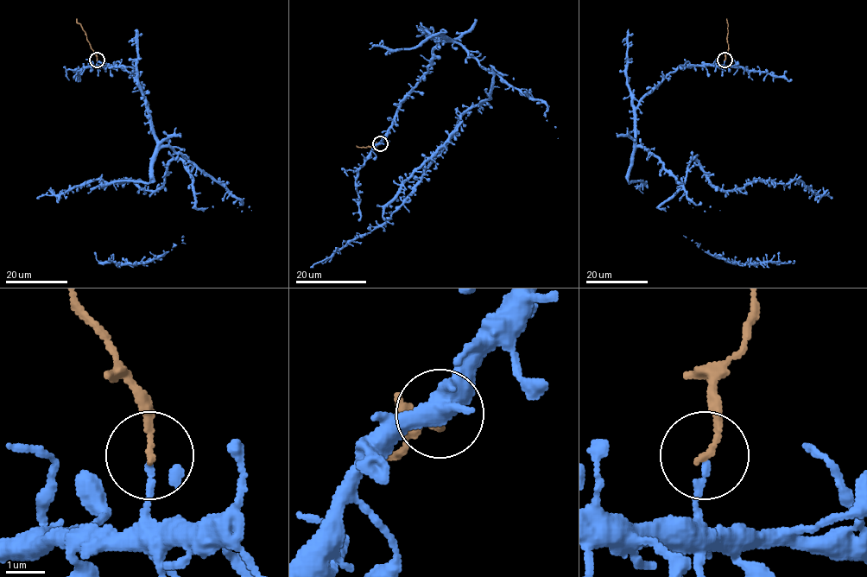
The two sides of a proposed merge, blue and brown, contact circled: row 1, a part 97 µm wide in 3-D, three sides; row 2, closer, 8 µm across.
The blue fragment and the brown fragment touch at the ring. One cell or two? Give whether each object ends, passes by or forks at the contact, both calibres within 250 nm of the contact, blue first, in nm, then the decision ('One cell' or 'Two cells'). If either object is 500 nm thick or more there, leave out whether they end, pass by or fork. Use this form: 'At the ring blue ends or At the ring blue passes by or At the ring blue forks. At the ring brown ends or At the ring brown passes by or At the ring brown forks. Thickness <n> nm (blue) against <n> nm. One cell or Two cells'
At the ring blue ends. At the ring brown ends. Thickness 160 nm (blue) against 160 nm. Two cells

